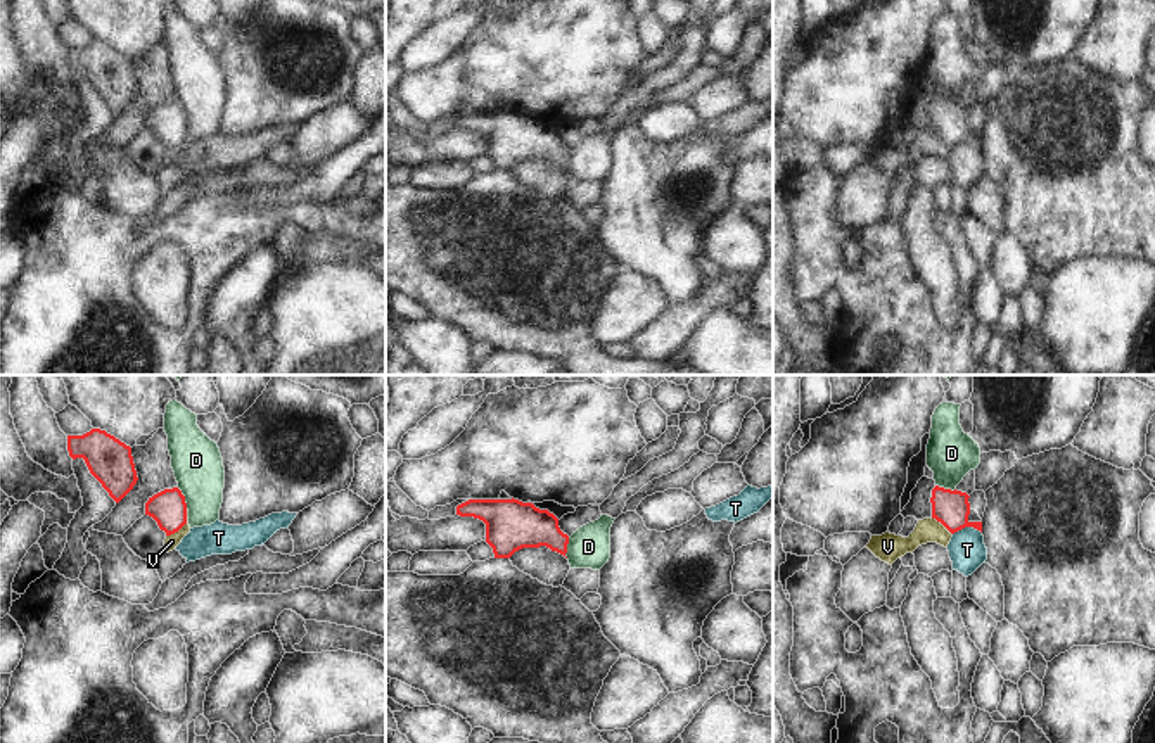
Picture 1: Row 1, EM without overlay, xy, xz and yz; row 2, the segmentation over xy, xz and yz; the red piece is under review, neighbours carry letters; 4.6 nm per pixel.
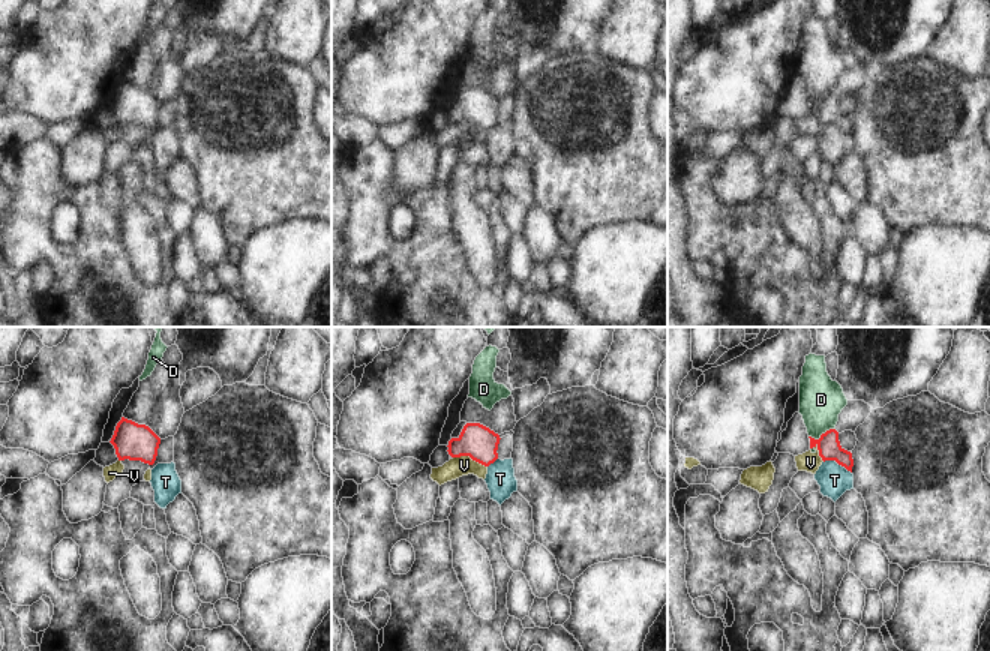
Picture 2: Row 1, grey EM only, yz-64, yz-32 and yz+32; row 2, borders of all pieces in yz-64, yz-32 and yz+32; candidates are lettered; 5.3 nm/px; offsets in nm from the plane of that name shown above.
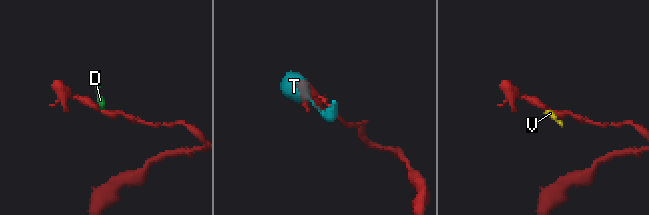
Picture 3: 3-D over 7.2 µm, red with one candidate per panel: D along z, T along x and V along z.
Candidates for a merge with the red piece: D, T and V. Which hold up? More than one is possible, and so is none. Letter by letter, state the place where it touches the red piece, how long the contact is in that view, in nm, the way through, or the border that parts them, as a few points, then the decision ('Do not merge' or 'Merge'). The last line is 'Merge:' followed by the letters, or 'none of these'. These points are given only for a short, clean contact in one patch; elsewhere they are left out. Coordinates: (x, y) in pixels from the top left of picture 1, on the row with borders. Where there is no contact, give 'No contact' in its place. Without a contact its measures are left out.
D: Touches red at xy (184, 498). Shared border 120 nm. Boundary: xy (177, 488), (187, 508). Do not merge
T: Touches red at yz (967, 526). Shared border 140 nm. Boundary: yz (981, 531), (962, 527), (953, 534). Do not merge
V: Touches red at xy (182, 526). Shared border 160 nm. Boundary: xy (187, 510), (187, 520), (166, 536). Do not merge
Merge: none of these.

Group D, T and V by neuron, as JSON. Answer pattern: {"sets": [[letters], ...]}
{"sets": [["D", "V"], ["T"]]}

